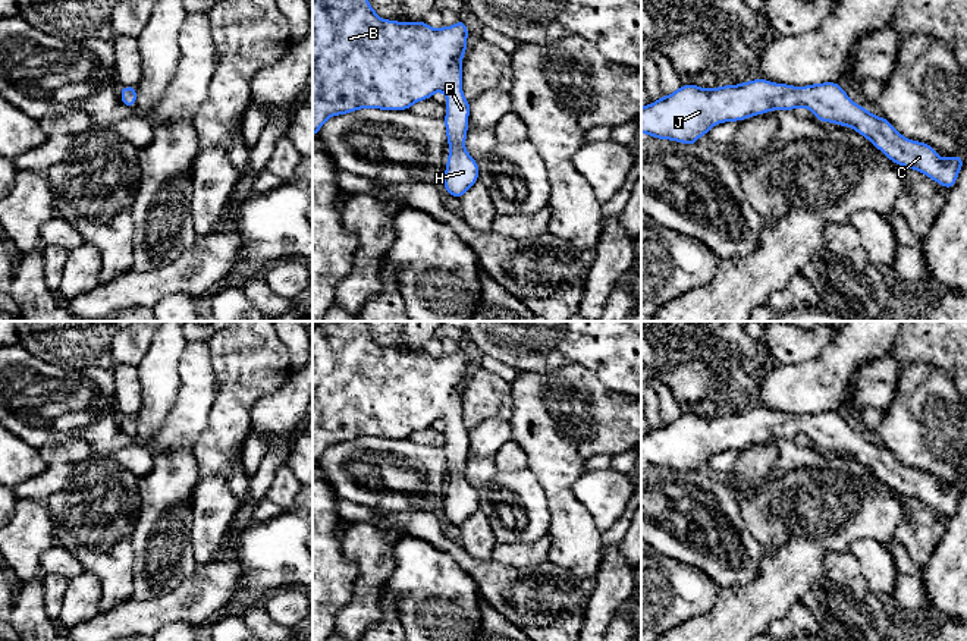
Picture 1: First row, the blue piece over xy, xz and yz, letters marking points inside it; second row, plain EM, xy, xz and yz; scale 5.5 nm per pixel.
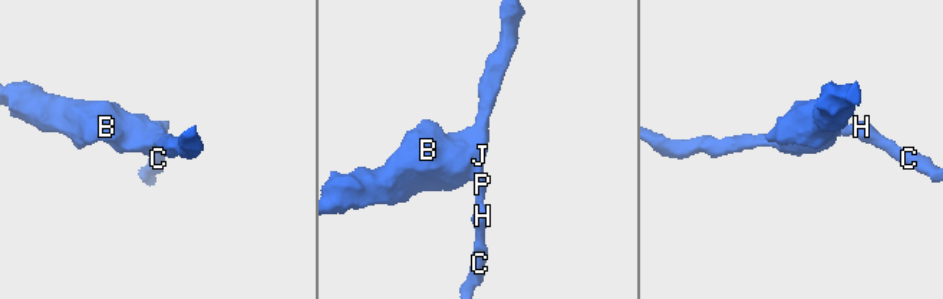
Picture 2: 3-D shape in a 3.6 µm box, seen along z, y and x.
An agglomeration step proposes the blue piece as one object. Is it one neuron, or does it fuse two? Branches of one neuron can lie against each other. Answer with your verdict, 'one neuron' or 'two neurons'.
one neuron

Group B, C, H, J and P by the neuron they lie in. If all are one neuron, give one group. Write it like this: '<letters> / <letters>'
B C H J P

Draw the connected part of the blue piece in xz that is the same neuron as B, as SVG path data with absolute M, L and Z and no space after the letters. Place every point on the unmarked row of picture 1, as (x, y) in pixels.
M326 321L320 326L313 327L313 465L317 464L320 456L332 444L348 443L360 437L380 437L380 439L409 439L409 436L421 428L433 427L433 422L443 420L446 424L446 446L443 447L446 453L446 466L449 471L449 486L446 490L446 500L443 503L443 513L449 524L461 527L475 510L478 510L478 490L475 490L465 478L465 466L470 444L470 430L462 421L462 386L467 380L468 356L462 348L459 348L453 355L442 355L440 358L433 358L427 351L398 351L382 348L377 345L376 339L370 334L368 327L364 321Z

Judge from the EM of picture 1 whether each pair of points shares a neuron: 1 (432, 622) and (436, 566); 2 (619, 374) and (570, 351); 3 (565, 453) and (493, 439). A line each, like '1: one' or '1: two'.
1: one
2: one
3: two

